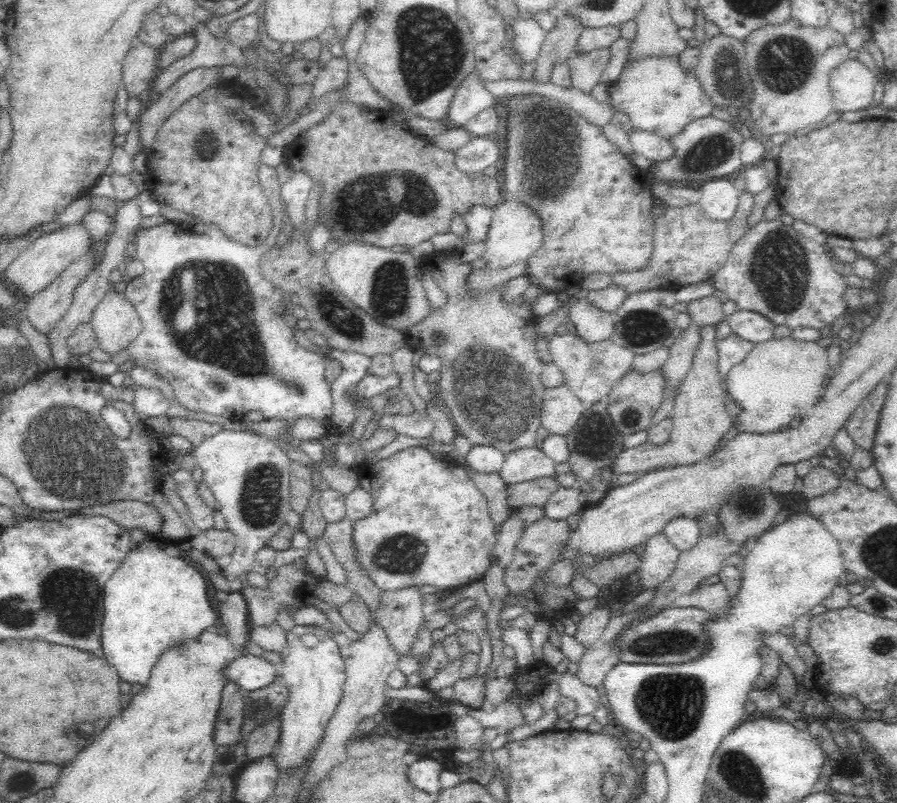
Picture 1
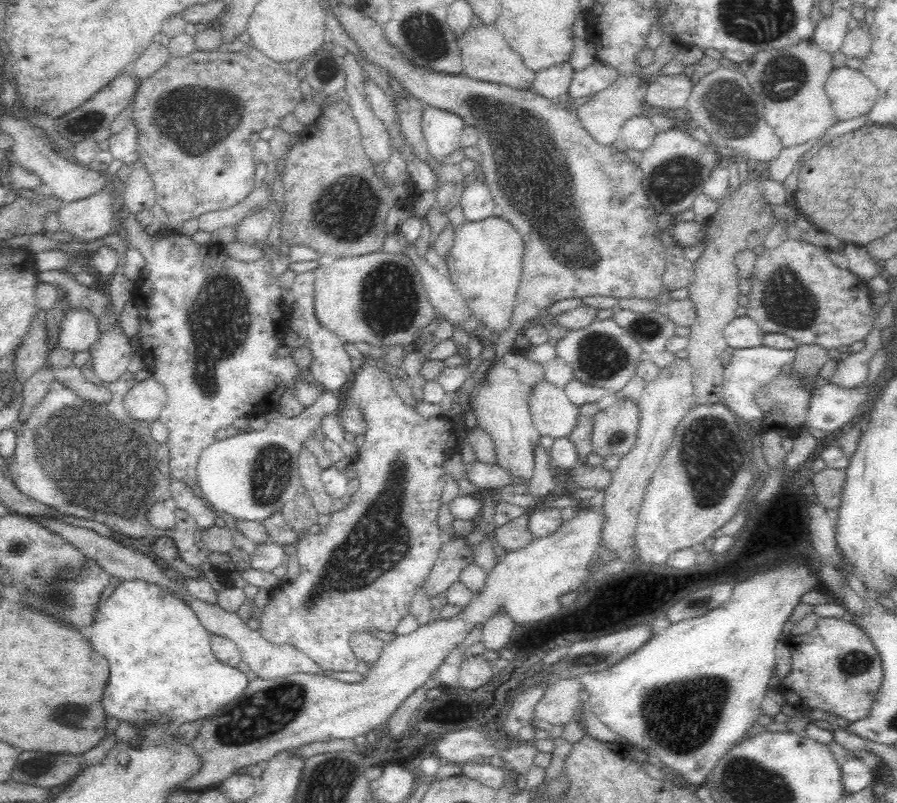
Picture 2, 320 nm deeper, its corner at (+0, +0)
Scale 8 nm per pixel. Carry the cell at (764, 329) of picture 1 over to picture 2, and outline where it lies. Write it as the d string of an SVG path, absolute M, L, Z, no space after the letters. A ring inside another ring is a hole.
M748 315L736 317L722 332L729 352L762 346L764 335L765 332Z

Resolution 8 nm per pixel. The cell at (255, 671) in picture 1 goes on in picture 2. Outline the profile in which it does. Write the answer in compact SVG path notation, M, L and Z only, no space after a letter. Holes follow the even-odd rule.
M126 580L99 605L90 627L80 627L94 650L109 664L110 678L102 696L102 706L108 716L116 716L124 723L152 726L160 716L166 723L182 718L183 723L205 719L219 708L238 698L247 687L248 678L237 667L226 666L214 656L210 636L198 621L196 613L167 590L144 580Z

